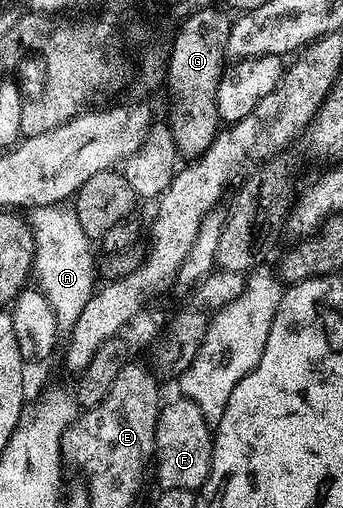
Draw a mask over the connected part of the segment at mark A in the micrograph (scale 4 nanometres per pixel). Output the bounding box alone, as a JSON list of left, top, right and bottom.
[32,206,96,330]

